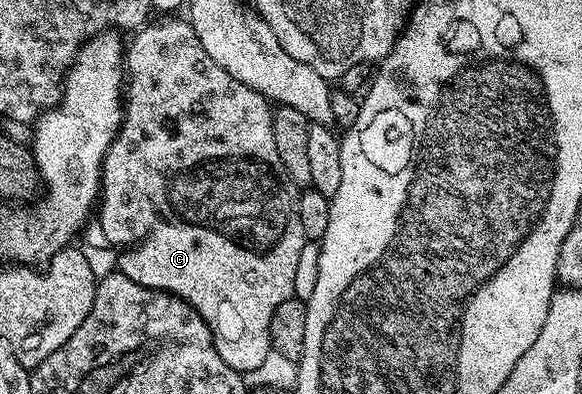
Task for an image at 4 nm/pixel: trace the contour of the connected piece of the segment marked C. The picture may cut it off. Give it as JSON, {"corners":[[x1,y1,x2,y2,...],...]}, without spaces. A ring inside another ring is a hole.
{"corners":[[161,19,165,21,154,20,152,23,146,23,132,34,133,42,128,42,127,50,123,55,123,69,127,74,127,92,123,97,123,116,121,118,121,130,117,132,117,138,111,143,111,147,107,151,107,155,101,164,101,192,99,194,99,213,101,209,101,233,105,236,105,241,111,248,117,252,116,268,123,274,127,275,127,279,131,279,135,283,139,283,148,289,160,289,163,293,172,293,174,297,182,297,192,309,197,310,213,333,213,346,219,351,219,355,223,359,223,363,227,363,227,367,231,367,236,373,242,375,251,375,259,367,263,367,263,359,267,359,267,355,271,351,269,344,269,328,271,327,271,315,275,315,275,307,279,307,279,303,283,303,287,298,294,296,293,288,295,287,295,267,298,266,299,253,303,250,306,243,303,235,303,226,299,223,299,196,298,186,294,185,293,180,287,175,287,171,283,171,283,163,279,163,279,151,275,151,275,135,271,135,271,119,273,118,273,109,270,102,265,100,263,95,259,95,251,87,247,87,243,83,239,83,239,79,235,79,231,75,227,75,227,71,223,71,223,67,219,67,219,63,215,63,215,59,211,59,211,55,207,55,207,51,203,51,203,43,199,43,199,35,195,35,195,31,190,27,188,20,169,21,173,19]]}

